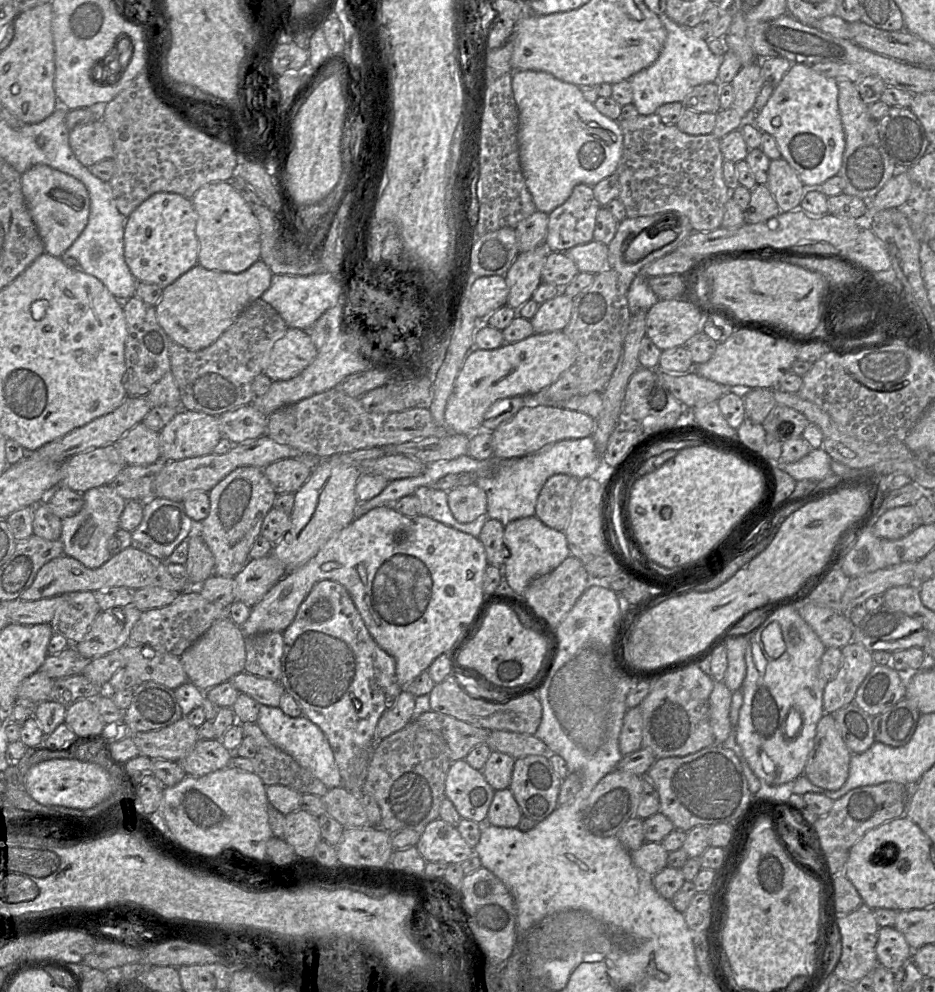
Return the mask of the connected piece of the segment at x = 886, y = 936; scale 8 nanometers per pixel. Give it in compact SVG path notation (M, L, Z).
M885 926L879 927L876 953L880 966L896 971L912 959L913 950L900 931Z

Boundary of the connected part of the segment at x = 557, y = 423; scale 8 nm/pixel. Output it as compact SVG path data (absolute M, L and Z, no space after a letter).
M526 403L510 419L502 422L492 431L493 456L501 459L521 458L550 443L591 436L594 427L595 419L585 413L561 407Z

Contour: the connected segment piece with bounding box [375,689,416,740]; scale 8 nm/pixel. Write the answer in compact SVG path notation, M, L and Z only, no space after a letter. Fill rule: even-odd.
M402 689L394 705L381 715L375 730L376 740L382 740L401 730L413 720L415 698Z

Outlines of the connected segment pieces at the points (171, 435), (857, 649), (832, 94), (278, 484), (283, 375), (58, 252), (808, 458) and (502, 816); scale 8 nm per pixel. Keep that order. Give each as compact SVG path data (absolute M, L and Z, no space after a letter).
M181 408L159 436L161 459L175 461L213 453L222 433L216 416Z
M850 642L841 649L842 664L836 677L827 682L823 692L824 713L833 714L854 702L856 692L874 667L872 652Z
M792 64L763 109L747 119L775 138L781 157L796 171L808 189L818 188L837 175L845 150L837 80L815 72L810 66Z
M300 458L276 461L264 469L264 474L277 495L295 493L308 480L311 466Z
M288 328L285 335L277 340L268 357L268 364L262 374L272 381L285 381L298 376L316 358L317 349L310 336L301 329Z
M36 164L21 174L22 193L46 253L61 257L88 223L90 198L85 185L75 177Z
M822 448L813 449L797 462L779 466L796 481L804 479L824 480L833 474L831 457Z
M509 788L494 792L486 818L490 825L516 828L522 816L521 809Z

